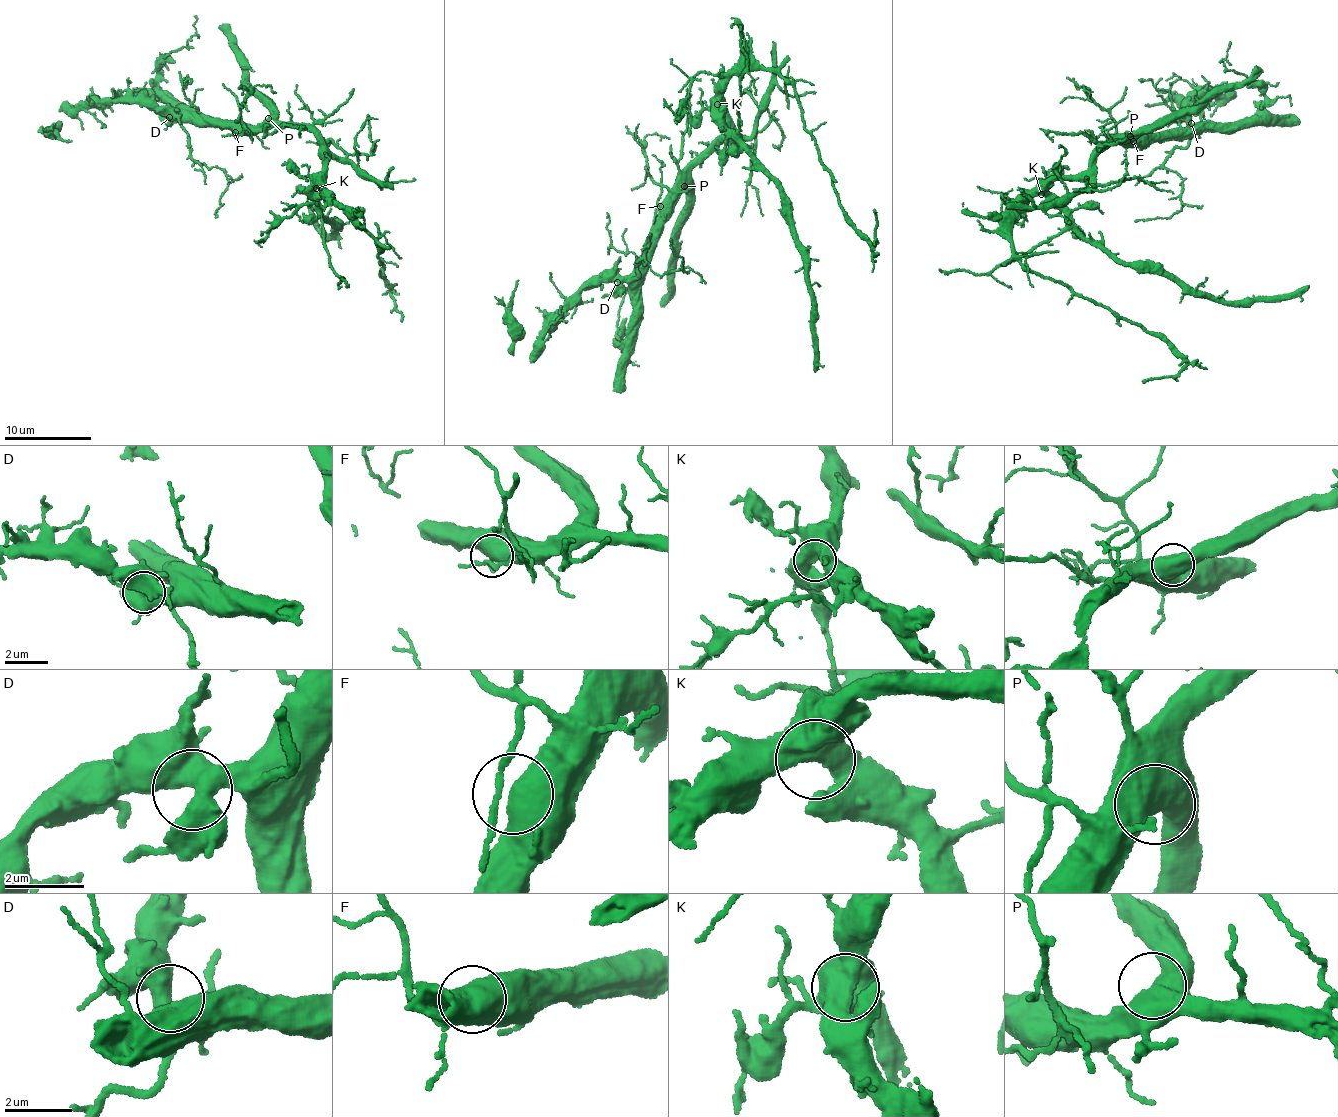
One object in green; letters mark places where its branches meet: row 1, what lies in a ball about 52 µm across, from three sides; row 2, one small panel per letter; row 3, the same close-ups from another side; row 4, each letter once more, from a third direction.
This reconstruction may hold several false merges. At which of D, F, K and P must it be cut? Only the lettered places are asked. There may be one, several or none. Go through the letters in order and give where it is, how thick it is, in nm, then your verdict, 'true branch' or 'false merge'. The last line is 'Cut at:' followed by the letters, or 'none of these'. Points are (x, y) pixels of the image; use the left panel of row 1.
D: (169, 117) | 500 nm | true branch
F: (235, 132) | 700 nm | true branch
K: (316, 188) | 480 nm | true branch
P: (268, 118) | 700 nm | true branch
Cut at: none of these

